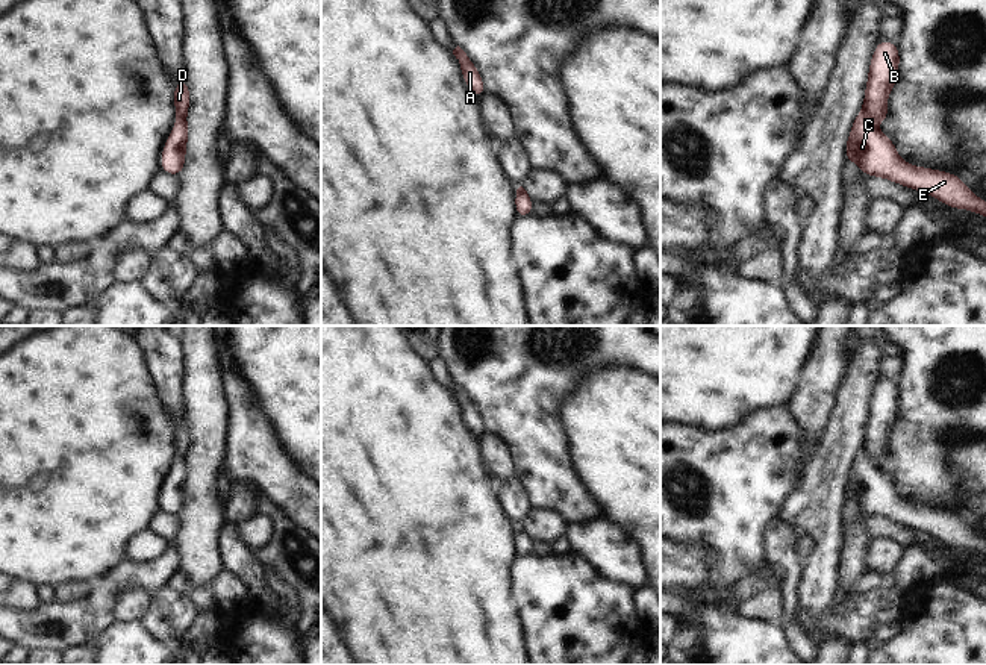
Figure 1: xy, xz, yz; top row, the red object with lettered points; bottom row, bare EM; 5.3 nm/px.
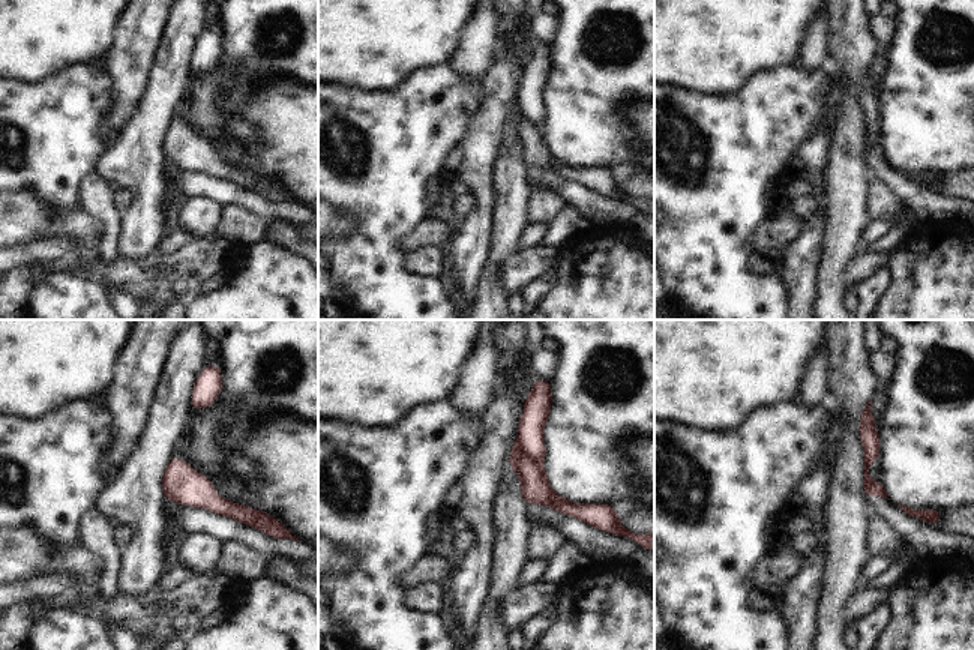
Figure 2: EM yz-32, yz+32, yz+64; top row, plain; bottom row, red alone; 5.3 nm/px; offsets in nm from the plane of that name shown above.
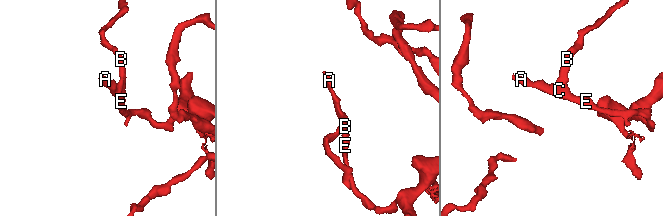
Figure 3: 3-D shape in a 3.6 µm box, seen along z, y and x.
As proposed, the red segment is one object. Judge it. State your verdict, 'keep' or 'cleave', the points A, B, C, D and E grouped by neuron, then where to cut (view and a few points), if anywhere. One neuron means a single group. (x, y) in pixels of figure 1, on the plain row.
cleave | A C E / B D | yz (862, 450), (871, 461)

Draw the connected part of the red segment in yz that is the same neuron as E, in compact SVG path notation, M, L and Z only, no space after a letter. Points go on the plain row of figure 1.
M863 450L853 459L845 483L845 500L854 501L865 515L888 518L925 532L953 548L966 548L986 557L986 541L977 536L960 515L916 506L900 497L894 480L877 468Z

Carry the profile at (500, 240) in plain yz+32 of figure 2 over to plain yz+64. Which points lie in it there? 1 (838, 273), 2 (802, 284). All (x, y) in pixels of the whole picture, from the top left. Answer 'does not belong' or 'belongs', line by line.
1: belongs
2: does not belong

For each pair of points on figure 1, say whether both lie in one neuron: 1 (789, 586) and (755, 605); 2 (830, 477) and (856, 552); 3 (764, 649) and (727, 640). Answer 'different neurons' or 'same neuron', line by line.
1: same neuron
2: different neurons
3: same neuron

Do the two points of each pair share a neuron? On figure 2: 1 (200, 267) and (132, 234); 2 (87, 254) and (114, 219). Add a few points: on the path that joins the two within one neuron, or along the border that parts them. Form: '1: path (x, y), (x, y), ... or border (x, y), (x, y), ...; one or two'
1: border (119, 252), (128, 257), (144, 258); two
2: path (98, 252), (110, 240), (111, 230); one

